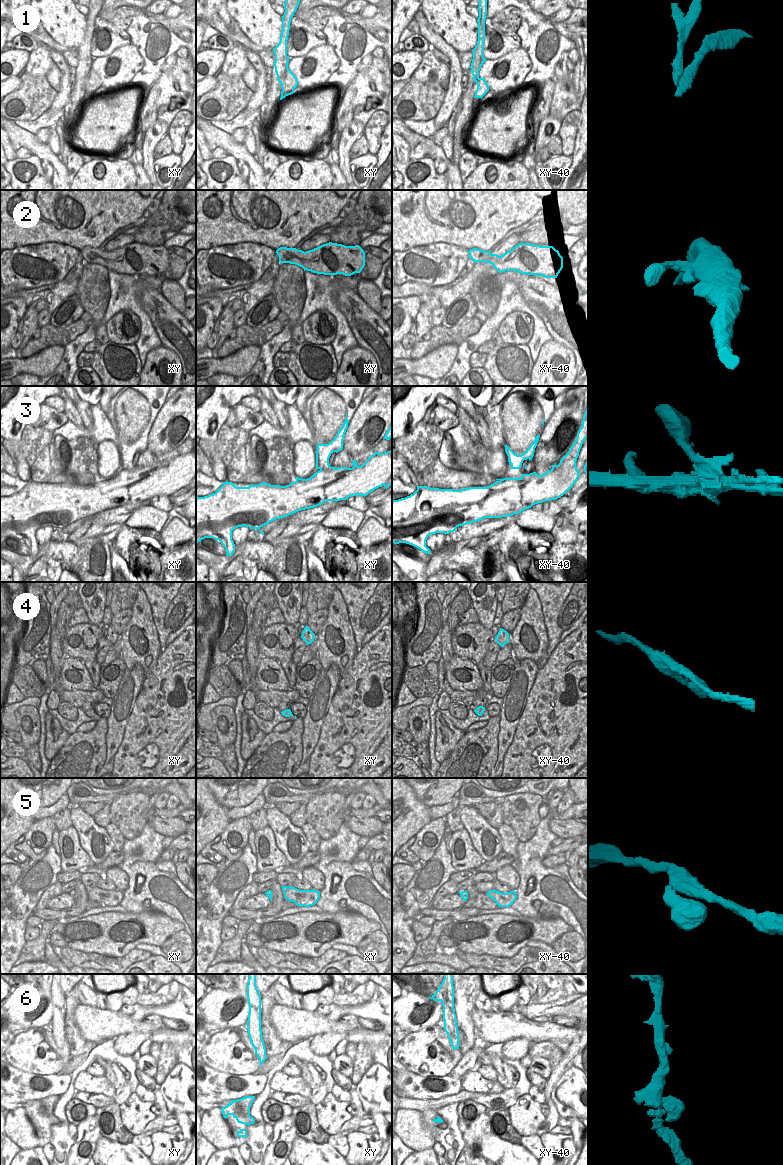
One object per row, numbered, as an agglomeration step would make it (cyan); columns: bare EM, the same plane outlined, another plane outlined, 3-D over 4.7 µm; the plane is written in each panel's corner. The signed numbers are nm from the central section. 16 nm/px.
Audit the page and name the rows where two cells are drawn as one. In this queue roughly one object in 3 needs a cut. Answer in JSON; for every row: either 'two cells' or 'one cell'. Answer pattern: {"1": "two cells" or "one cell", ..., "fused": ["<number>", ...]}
{"1": "two cells", "2": "one cell", "3": "one cell", "4": "one cell", "5": "one cell", "6": "one cell", "fused": ["1"]}

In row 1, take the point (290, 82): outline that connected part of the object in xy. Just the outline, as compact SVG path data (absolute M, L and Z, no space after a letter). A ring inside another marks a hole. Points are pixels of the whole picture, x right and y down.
M287 68L287 71L284 76L284 80L283 80L280 100L282 100L288 95L295 93L294 89L297 87L297 85L298 85L297 78L291 72L291 70Z

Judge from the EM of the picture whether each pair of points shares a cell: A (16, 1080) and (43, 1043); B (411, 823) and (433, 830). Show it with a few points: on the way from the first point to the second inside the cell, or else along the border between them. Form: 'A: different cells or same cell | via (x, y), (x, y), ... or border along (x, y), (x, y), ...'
A: different cells | border along (10, 1064), (23, 1071), (46, 1075)
B: different cells | border along (432, 820), (414, 835)

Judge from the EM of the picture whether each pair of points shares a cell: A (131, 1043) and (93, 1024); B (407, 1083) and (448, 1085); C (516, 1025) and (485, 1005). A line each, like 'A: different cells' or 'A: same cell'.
A: different cells
B: same cell
C: different cells

